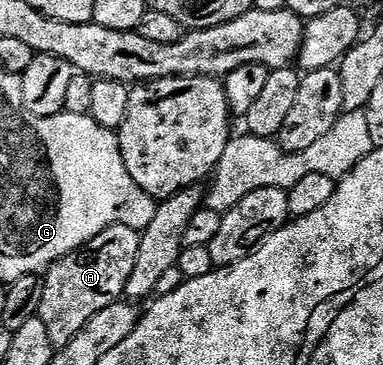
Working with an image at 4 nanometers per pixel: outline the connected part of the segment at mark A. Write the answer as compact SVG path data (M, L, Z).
M112 225L93 241L79 250L61 257L52 263L42 276L43 292L38 318L49 333L49 341L55 348L69 345L81 328L105 305L113 305L124 298L127 282L137 261L137 249L141 249L140 232L129 225Z

